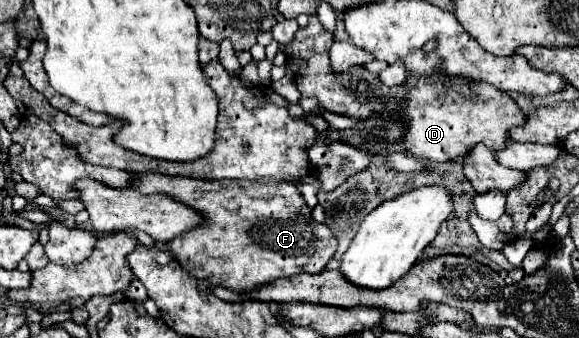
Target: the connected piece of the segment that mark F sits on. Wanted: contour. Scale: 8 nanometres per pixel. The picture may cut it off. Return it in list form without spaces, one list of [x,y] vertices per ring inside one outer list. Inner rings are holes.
[[[135,175],[137,189],[143,193],[167,193],[183,203],[189,203],[195,207],[205,221],[179,237],[175,237],[169,247],[173,251],[173,257],[181,263],[185,271],[195,275],[197,279],[207,279],[213,285],[223,285],[231,291],[249,291],[273,283],[275,279],[287,279],[291,275],[309,273],[317,275],[325,269],[329,259],[337,251],[337,237],[331,235],[329,227],[323,223],[317,223],[309,219],[309,207],[303,201],[303,195],[297,191],[293,183],[287,181],[203,181],[203,179],[191,179],[191,177],[169,177],[169,175]]]

